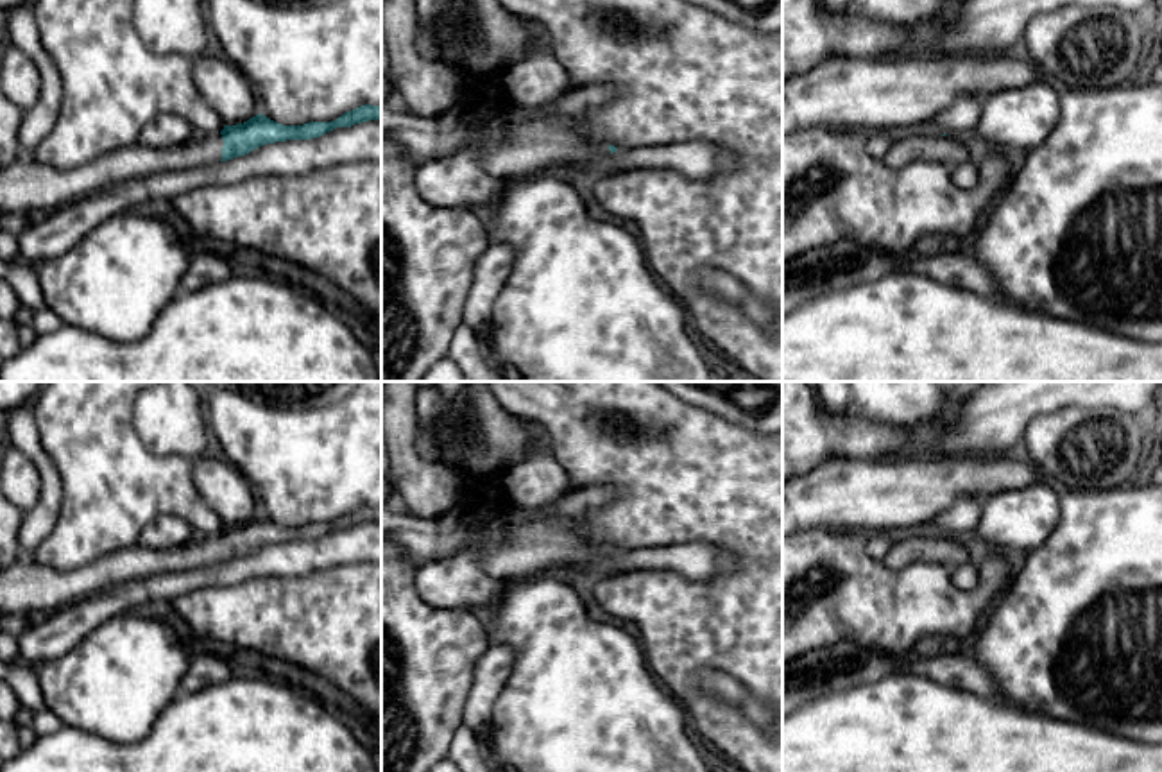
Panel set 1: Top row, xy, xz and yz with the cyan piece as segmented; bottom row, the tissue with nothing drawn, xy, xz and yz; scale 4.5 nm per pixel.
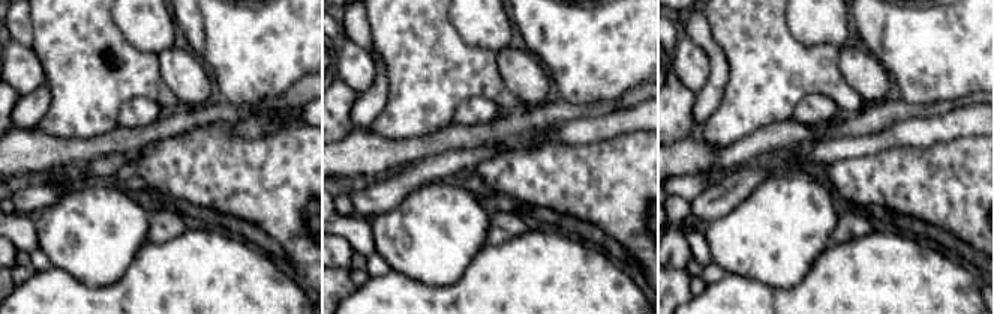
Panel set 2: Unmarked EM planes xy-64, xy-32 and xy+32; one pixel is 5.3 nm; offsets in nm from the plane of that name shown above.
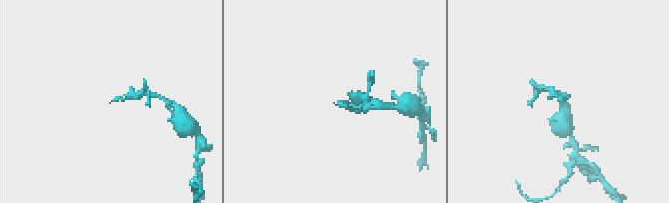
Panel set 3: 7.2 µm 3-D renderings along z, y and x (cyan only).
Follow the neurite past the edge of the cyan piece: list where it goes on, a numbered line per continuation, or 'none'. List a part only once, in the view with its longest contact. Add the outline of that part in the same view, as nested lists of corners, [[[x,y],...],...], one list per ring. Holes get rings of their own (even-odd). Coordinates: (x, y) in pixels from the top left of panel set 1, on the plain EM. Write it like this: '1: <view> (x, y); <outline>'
1: xy (27, 588); [[[220,534],[197,536],[170,550],[136,543],[70,571],[47,568],[23,553],[0,570],[0,614],[38,618],[131,580],[215,566],[222,561],[222,548]]]

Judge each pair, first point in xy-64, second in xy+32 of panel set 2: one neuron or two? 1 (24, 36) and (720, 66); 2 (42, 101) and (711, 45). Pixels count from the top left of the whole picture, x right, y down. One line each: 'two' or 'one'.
1: one
2: one

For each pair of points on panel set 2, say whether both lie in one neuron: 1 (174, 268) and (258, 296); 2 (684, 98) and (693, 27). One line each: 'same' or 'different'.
1: same
2: different

